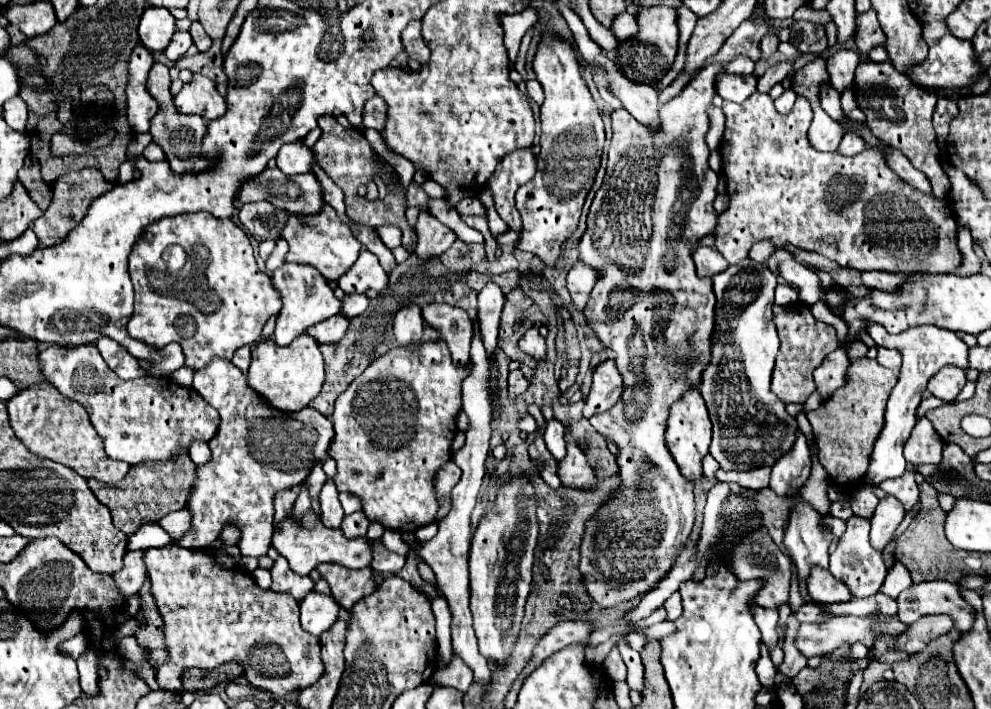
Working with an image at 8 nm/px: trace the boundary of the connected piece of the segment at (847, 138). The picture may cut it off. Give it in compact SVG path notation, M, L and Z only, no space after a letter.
M847 132L839 144L838 152L844 156L851 156L851 154L859 154L863 152L867 146L865 146L865 140L863 138L857 138L857 134L853 132Z

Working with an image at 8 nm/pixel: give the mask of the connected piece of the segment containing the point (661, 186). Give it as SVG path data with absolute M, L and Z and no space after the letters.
M735 56L727 64L701 68L679 96L663 104L659 110L659 132L653 132L645 124L641 126L641 122L637 122L627 110L615 110L611 114L613 138L609 146L607 174L589 208L587 230L579 238L579 260L583 264L577 262L567 274L567 290L573 308L581 310L587 302L583 308L587 324L599 342L615 354L615 366L623 376L621 400L611 410L589 418L591 426L619 448L615 462L619 466L621 486L611 490L607 500L601 502L597 512L587 520L579 546L579 572L585 578L583 582L589 596L603 608L655 588L671 570L677 552L685 546L695 524L693 484L683 478L665 444L665 424L671 406L681 400L687 390L701 384L703 370L711 362L711 338L715 332L713 286L709 278L699 278L695 274L691 252L699 238L715 230L717 222L713 210L717 174L709 168L707 158L722 141L725 116L721 108L713 105L713 98L717 96L715 82L719 74L753 74L753 68L755 62L749 56Z

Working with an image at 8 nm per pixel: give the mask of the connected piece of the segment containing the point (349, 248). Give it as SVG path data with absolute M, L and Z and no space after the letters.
M325 204L323 208L325 210L321 210L321 214L315 214L315 216L295 216L295 214L289 213L289 222L287 222L285 230L281 230L281 238L285 238L289 242L289 254L285 260L311 264L327 280L337 280L355 264L361 244L357 242L357 238L353 238L351 230L337 218L337 214L331 206Z

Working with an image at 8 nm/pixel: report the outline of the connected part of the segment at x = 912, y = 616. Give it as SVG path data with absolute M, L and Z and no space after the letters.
M921 582L909 586L897 598L899 620L905 624L915 622L925 614L947 614L953 618L959 636L967 634L975 622L975 610L959 598L957 584L951 582Z

